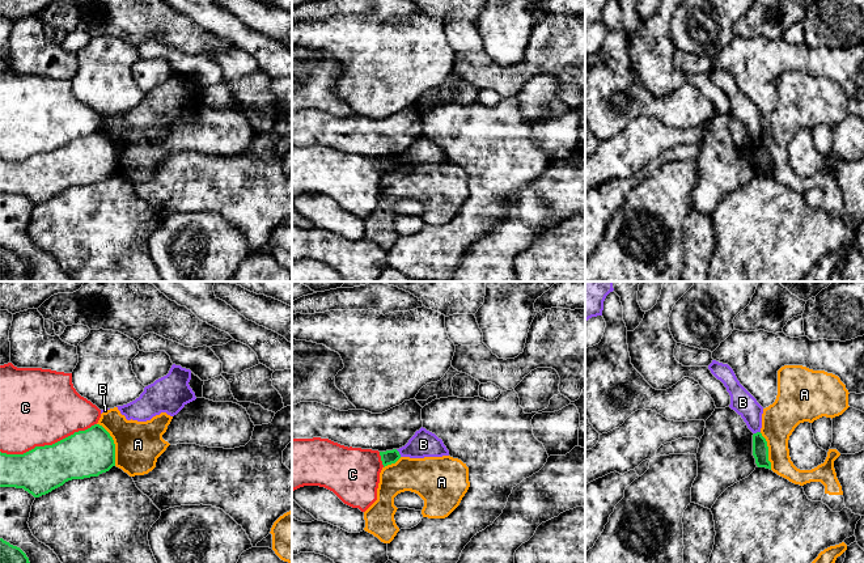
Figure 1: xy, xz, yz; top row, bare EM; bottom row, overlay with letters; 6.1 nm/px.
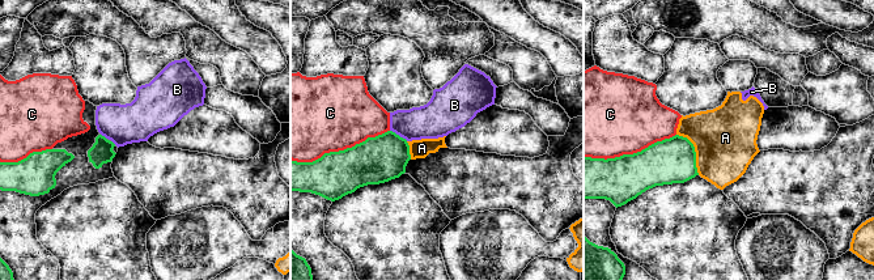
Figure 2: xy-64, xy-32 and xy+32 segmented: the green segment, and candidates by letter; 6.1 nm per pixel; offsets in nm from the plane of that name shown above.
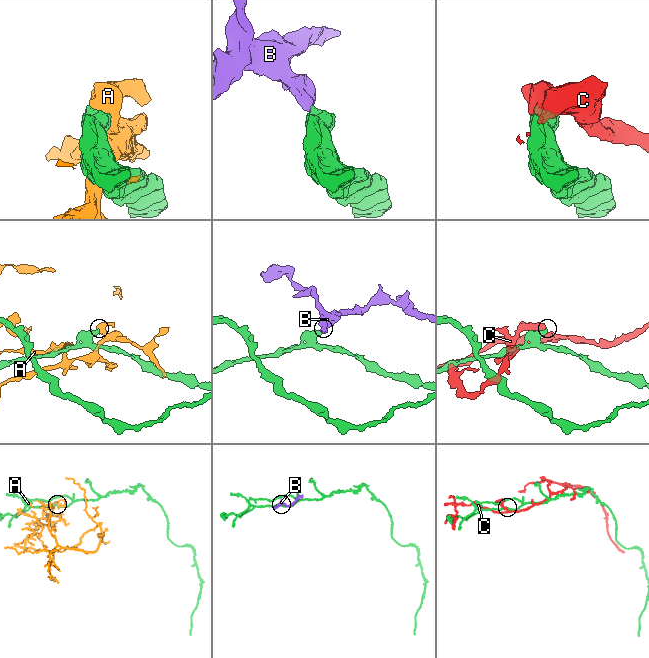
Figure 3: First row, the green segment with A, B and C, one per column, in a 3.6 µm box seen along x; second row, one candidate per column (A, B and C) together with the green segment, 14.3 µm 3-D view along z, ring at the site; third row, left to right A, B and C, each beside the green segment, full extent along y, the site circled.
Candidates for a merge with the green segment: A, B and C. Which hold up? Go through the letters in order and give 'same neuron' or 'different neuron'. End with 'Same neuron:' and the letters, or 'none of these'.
A: different neuron
B: different neuron
C: different neuron
Same neuron: none of these

